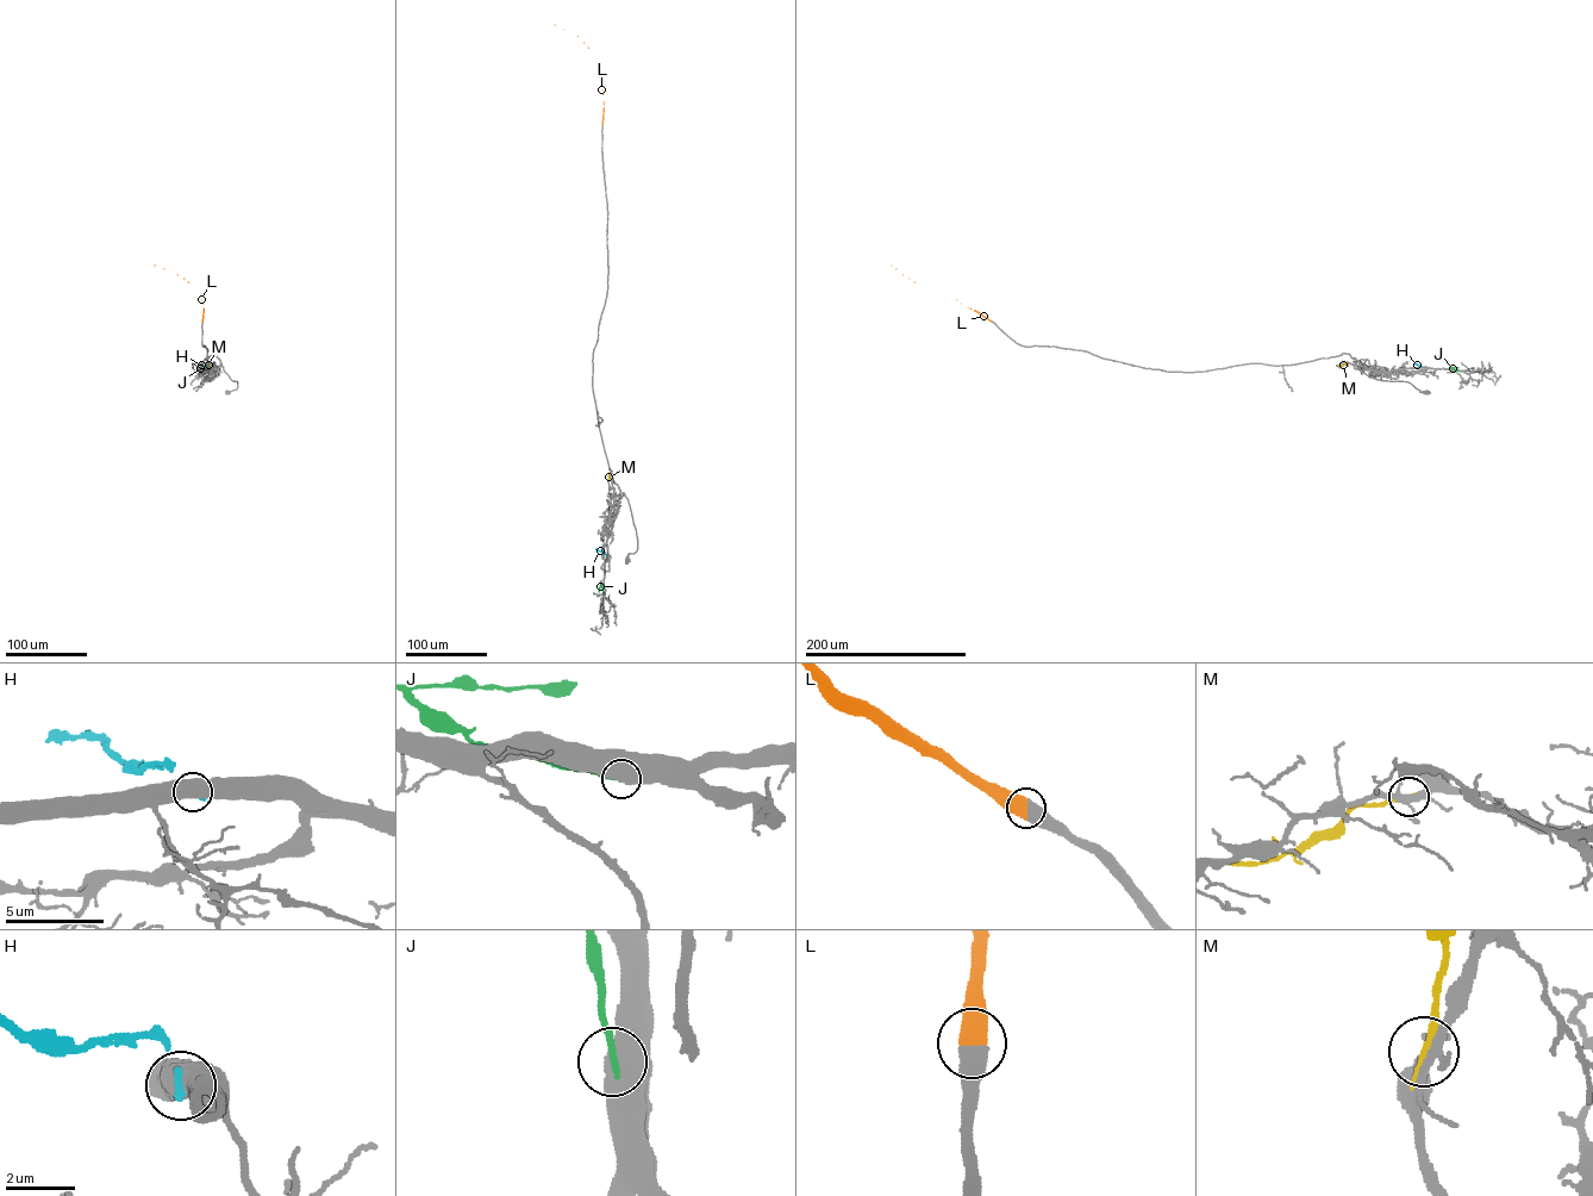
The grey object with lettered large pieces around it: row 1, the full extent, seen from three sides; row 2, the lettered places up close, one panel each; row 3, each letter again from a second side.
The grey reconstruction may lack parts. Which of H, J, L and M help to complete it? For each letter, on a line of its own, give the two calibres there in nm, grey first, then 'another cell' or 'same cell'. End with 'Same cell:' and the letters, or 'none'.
H: 800/240 nm | another cell
J: 750/240 nm | another cell
L: 700/700 nm | same cell
M: 280/240 nm | another cell
Same cell: L

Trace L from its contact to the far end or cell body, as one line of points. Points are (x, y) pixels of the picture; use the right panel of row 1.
L: (991, 321), (892, 265)

